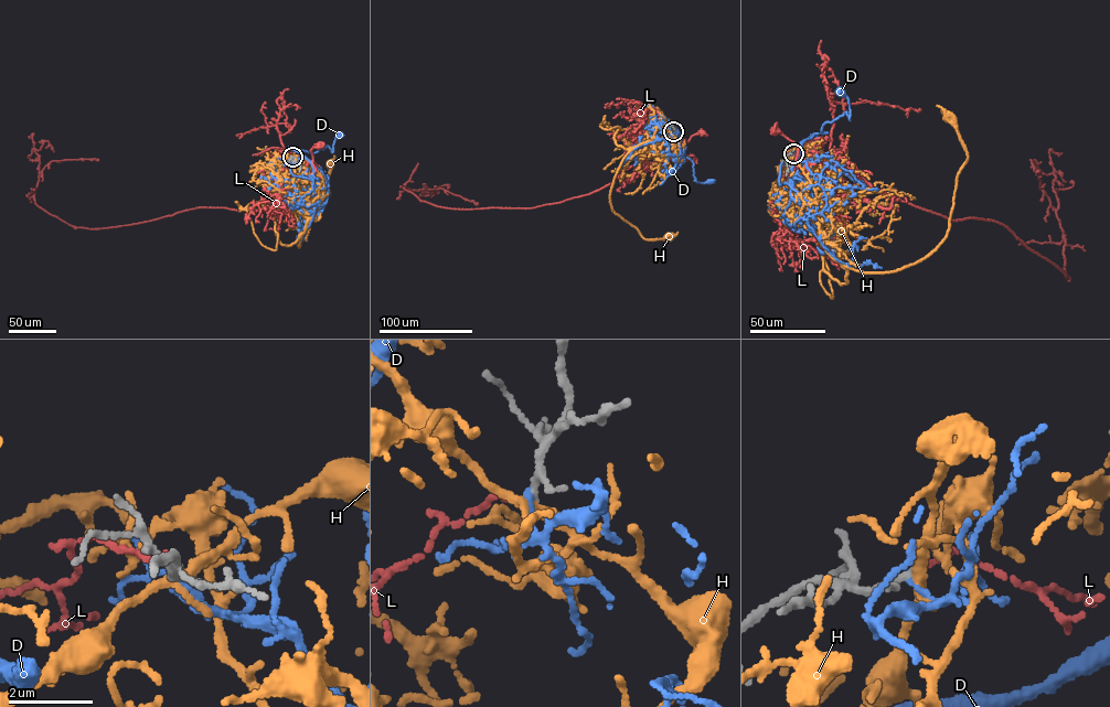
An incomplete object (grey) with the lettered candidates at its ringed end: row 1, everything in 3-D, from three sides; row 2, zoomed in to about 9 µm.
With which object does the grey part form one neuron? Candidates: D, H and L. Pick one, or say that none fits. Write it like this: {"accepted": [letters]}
{"accepted": []}

